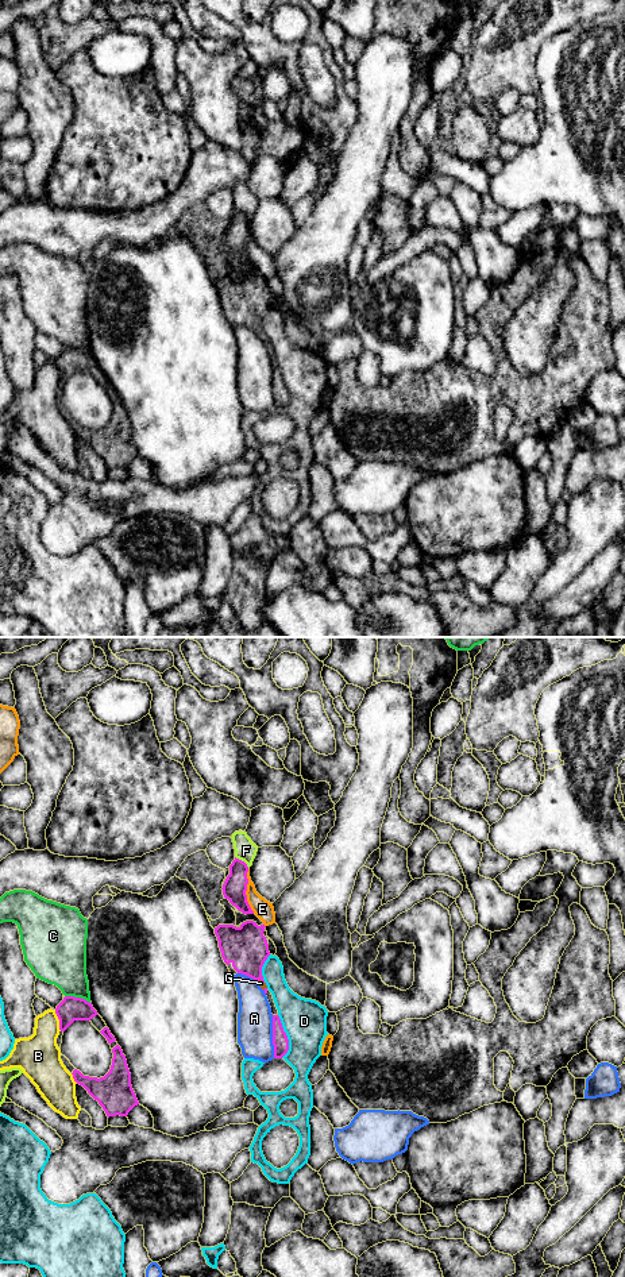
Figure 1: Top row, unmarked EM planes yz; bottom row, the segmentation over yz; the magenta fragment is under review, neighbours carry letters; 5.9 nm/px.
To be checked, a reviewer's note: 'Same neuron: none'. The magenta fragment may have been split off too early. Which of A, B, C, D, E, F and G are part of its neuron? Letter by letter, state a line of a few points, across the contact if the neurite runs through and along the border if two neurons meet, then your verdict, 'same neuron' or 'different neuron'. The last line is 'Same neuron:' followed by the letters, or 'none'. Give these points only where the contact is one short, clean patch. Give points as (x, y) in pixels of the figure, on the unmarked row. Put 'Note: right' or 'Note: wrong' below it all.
A: different neuron
B: different neuron
C: different neuron
D: different neuron
E: yz (247, 222), (246, 253), (254, 265) | different neuron
F: different neuron
G: same neuron
Same neuron: G
Note: wrong

